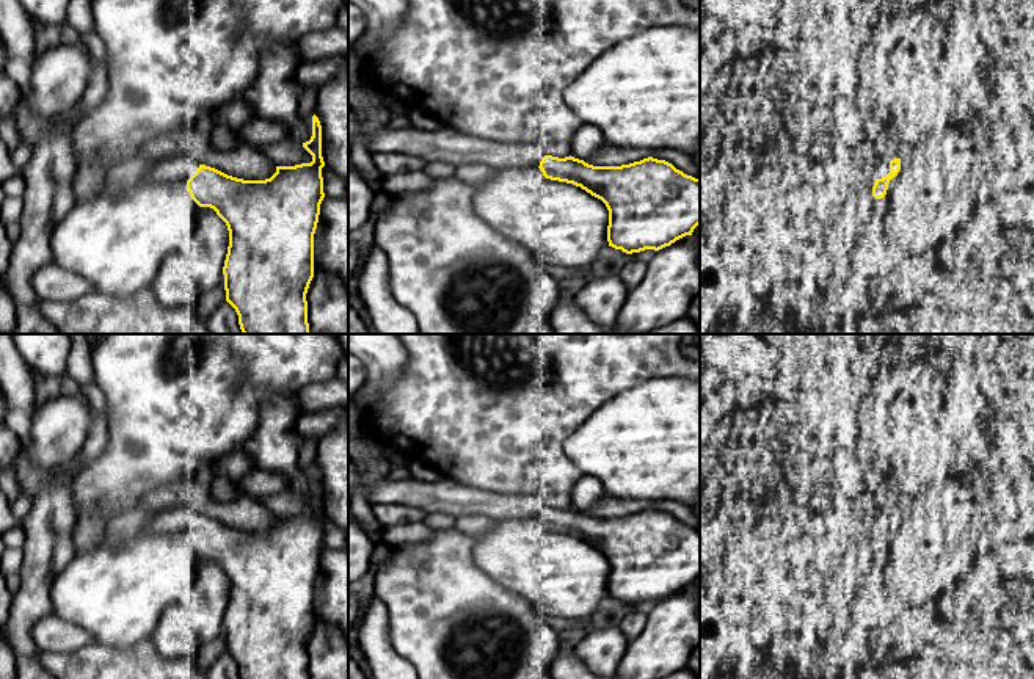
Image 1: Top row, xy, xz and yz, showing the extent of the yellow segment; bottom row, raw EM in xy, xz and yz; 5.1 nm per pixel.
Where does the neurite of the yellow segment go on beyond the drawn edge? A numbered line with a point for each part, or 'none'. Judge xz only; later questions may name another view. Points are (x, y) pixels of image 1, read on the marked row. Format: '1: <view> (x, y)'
1: xz (446, 145)

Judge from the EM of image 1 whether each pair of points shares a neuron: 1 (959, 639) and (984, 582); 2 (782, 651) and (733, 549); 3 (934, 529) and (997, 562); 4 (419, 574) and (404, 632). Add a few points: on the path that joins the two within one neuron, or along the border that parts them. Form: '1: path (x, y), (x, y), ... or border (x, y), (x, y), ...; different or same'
1: border (948, 618), (964, 624); different
2: border (786, 639), (805, 656), (818, 659); different
3: border (975, 551), (970, 563), (953, 580); different
4: path (419, 588), (418, 618); same

